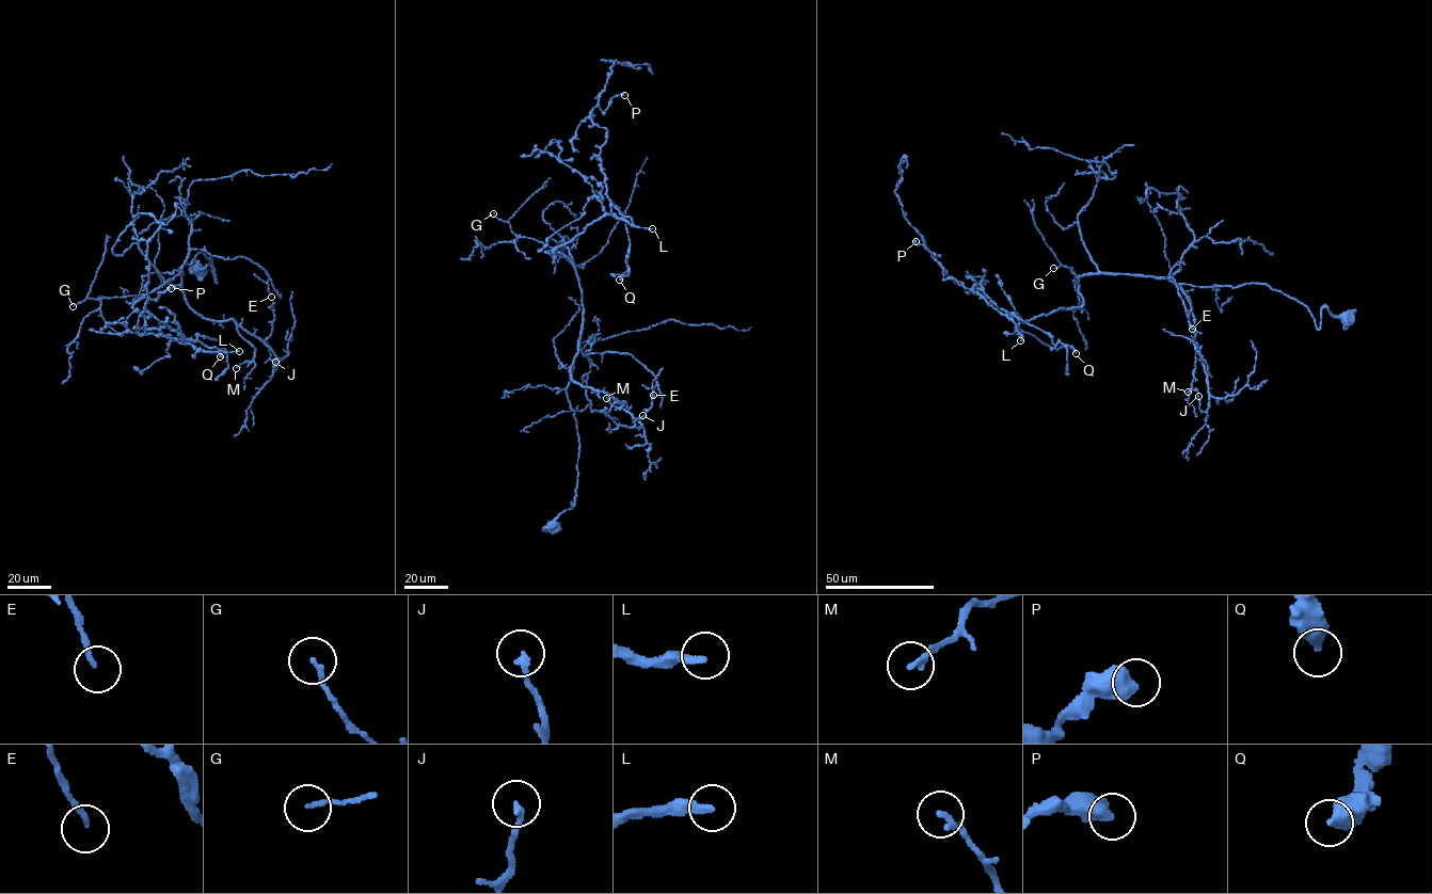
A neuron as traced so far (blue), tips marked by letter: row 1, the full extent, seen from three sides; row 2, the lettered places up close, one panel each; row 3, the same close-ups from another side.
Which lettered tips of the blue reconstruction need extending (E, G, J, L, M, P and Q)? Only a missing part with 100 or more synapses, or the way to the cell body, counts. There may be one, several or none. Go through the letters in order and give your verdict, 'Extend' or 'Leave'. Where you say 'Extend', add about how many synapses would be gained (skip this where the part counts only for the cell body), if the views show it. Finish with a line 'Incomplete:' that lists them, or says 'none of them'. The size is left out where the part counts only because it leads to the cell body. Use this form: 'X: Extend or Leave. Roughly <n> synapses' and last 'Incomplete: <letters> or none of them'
E: Leave
G: Leave
J: Leave
L: Extend. Roughly 400 synapses
M: Leave
P: Leave
Q: Leave
Incomplete: L

